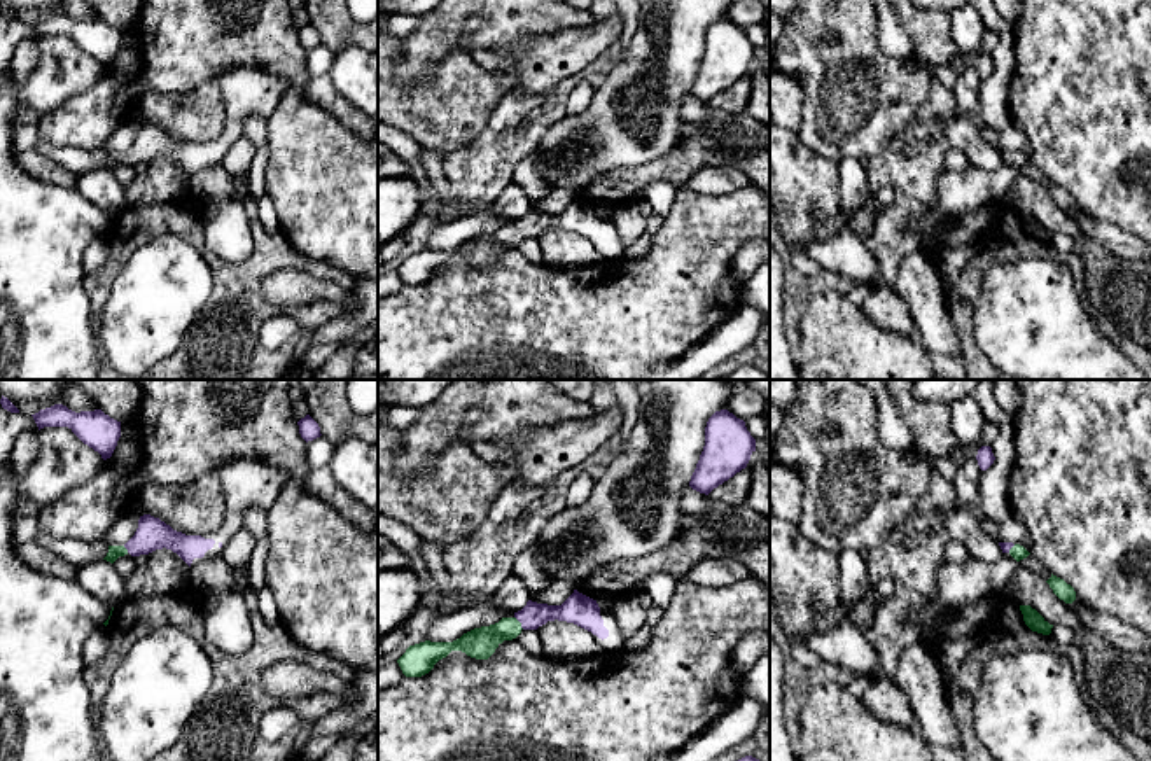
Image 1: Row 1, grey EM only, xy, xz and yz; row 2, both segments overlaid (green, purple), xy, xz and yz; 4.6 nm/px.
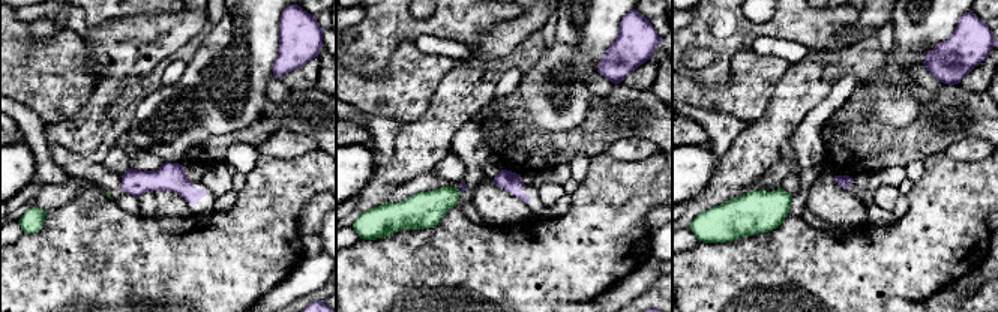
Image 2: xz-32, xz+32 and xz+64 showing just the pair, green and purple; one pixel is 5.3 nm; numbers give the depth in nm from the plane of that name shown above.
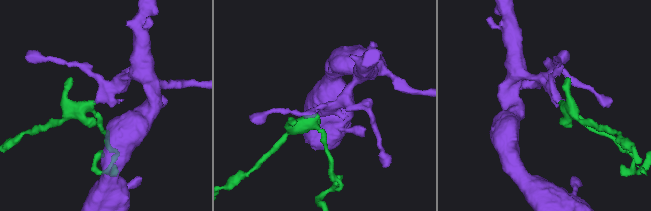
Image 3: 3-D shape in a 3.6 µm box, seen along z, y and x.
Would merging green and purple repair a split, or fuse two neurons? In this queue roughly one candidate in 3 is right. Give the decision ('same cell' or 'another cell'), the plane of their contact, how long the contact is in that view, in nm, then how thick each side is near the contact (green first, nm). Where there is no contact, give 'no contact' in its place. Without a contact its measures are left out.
same cell; contact in xz; length 80 nm; calibres 140 and 120 nm

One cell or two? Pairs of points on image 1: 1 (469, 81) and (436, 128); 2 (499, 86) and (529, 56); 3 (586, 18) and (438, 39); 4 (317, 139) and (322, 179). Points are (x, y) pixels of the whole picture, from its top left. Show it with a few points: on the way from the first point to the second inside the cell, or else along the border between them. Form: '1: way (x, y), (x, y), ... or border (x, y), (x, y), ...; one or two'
1: way (460, 93), (443, 116); one
2: border (492, 72), (509, 81), (508, 91); two
3: way (550, 18), (509, 18), (495, 32), (474, 42); one
4: way (317, 149), (317, 168); one

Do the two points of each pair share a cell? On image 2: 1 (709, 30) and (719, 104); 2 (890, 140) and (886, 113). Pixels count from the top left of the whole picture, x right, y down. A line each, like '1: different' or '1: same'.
1: different
2: different

